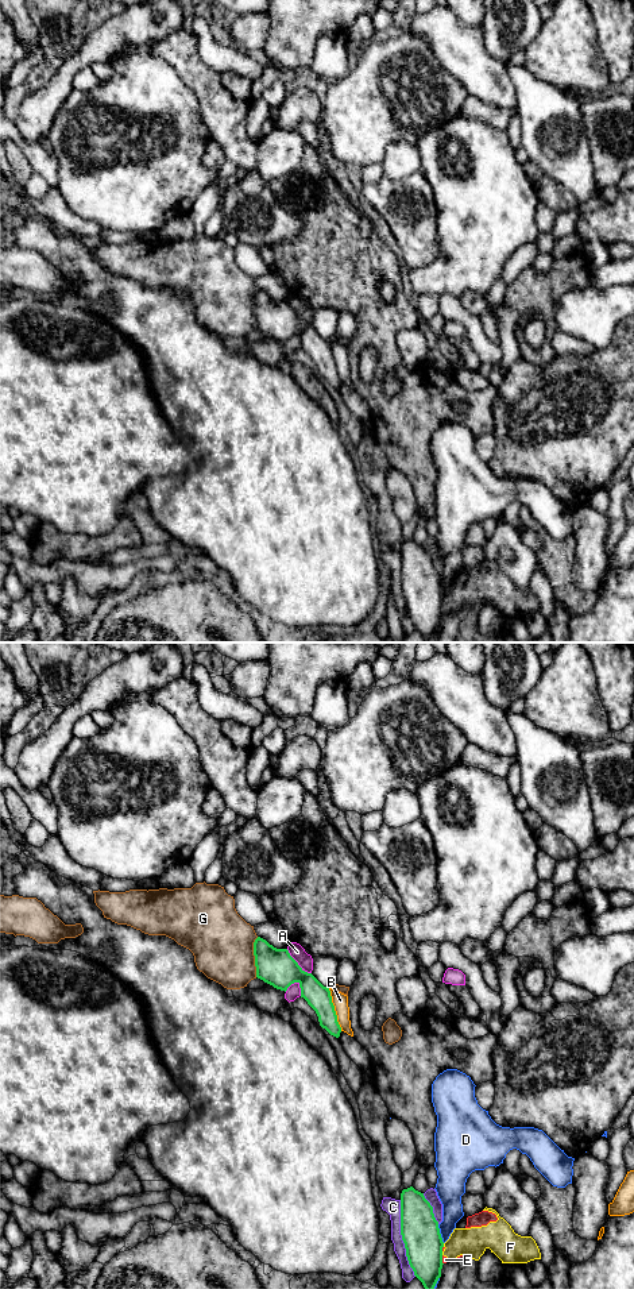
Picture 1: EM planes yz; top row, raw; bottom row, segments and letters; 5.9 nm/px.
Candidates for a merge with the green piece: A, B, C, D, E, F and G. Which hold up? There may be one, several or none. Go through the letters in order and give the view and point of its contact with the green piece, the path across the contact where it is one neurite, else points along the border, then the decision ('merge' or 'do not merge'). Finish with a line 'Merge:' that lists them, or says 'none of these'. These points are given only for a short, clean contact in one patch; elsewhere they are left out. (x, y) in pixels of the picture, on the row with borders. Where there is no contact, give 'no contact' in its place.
A: contact yz (297, 963); border yz (286, 949), (310, 973); do not merge
B: contact yz (333, 1010); do not merge
C: contact yz (402, 1238); do not merge
D: contact yz (440, 1234); do not merge
E: contact yz (441, 1259); do not merge
F: contact yz (443, 1245); border yz (443, 1243), (444, 1246); do not merge
G: contact yz (255, 957); do not merge
Merge: none of these

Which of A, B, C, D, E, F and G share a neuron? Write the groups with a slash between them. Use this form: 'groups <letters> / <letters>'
groups A / B / C / D / E F / G

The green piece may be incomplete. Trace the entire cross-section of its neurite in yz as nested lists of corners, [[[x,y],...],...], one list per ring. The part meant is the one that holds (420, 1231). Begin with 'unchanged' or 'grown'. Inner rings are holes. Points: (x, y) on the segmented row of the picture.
unchanged; [[[413,1186],[401,1193],[401,1235],[414,1276],[425,1289],[434,1289],[444,1265],[444,1242],[433,1207]]]

